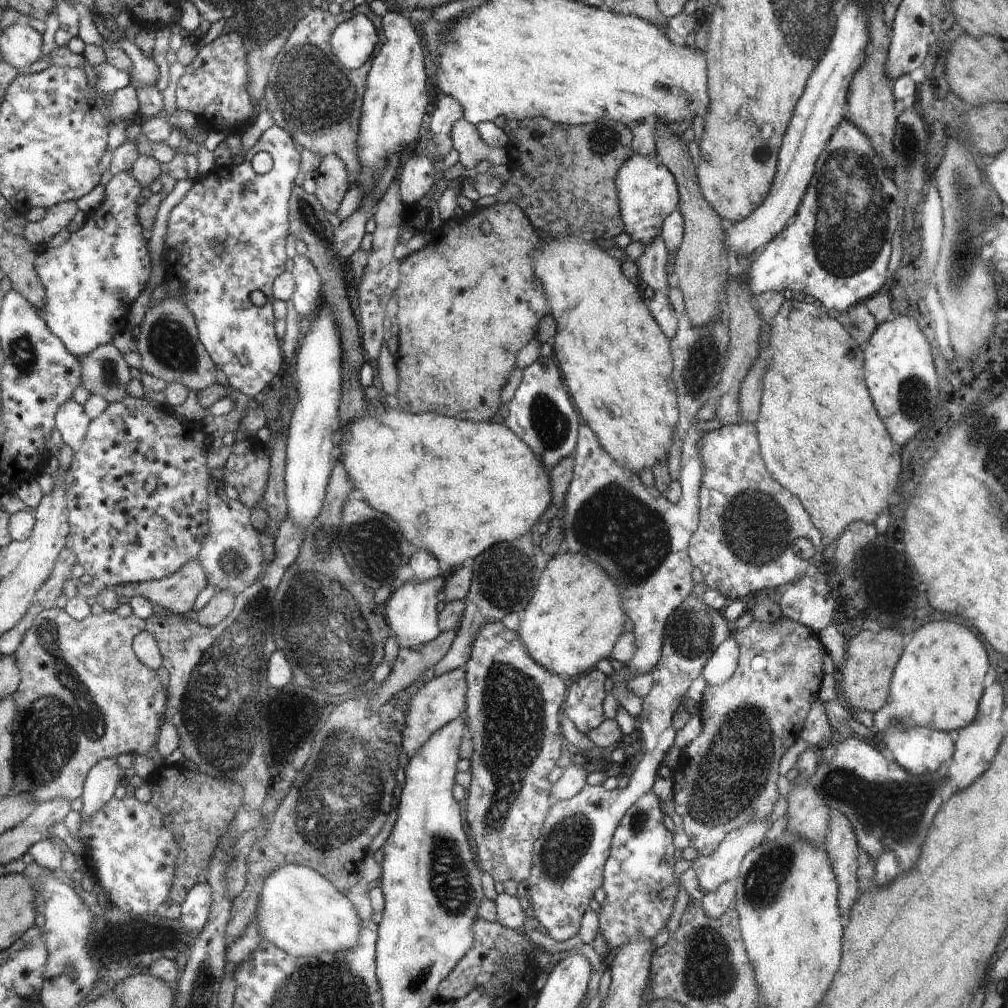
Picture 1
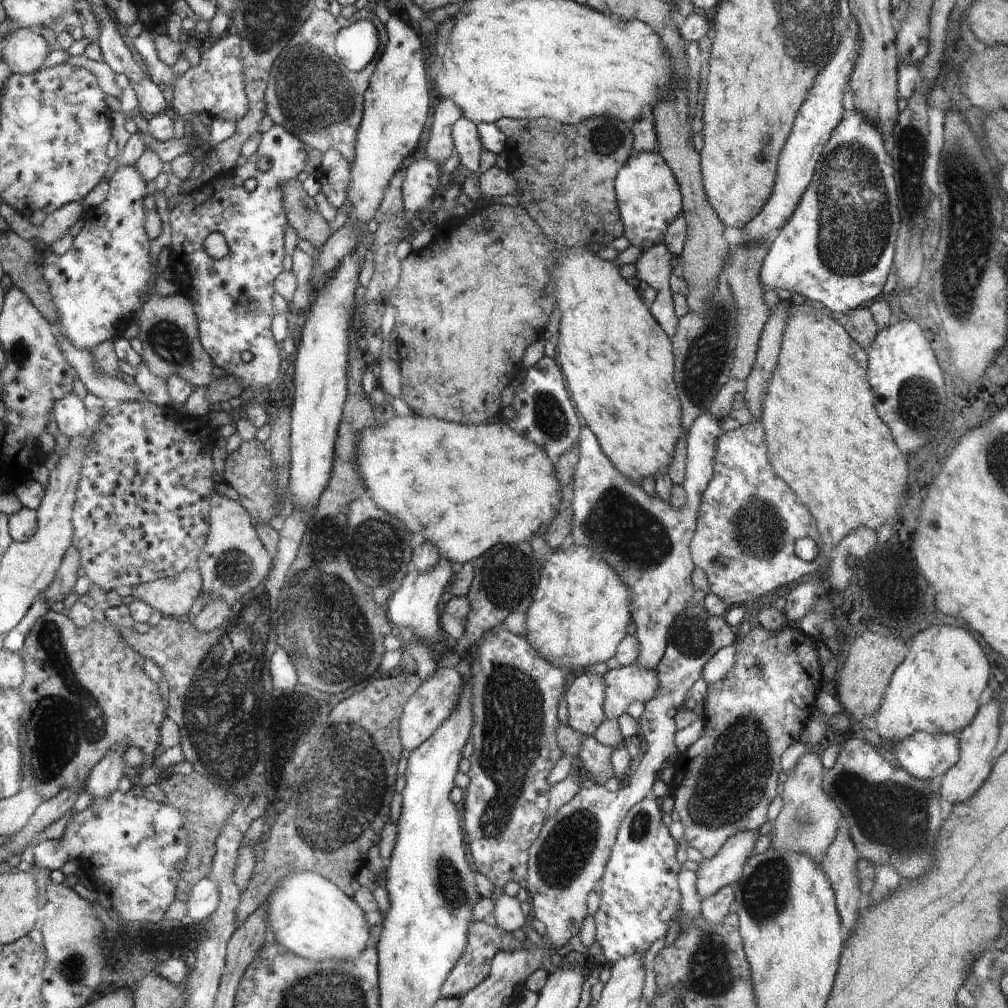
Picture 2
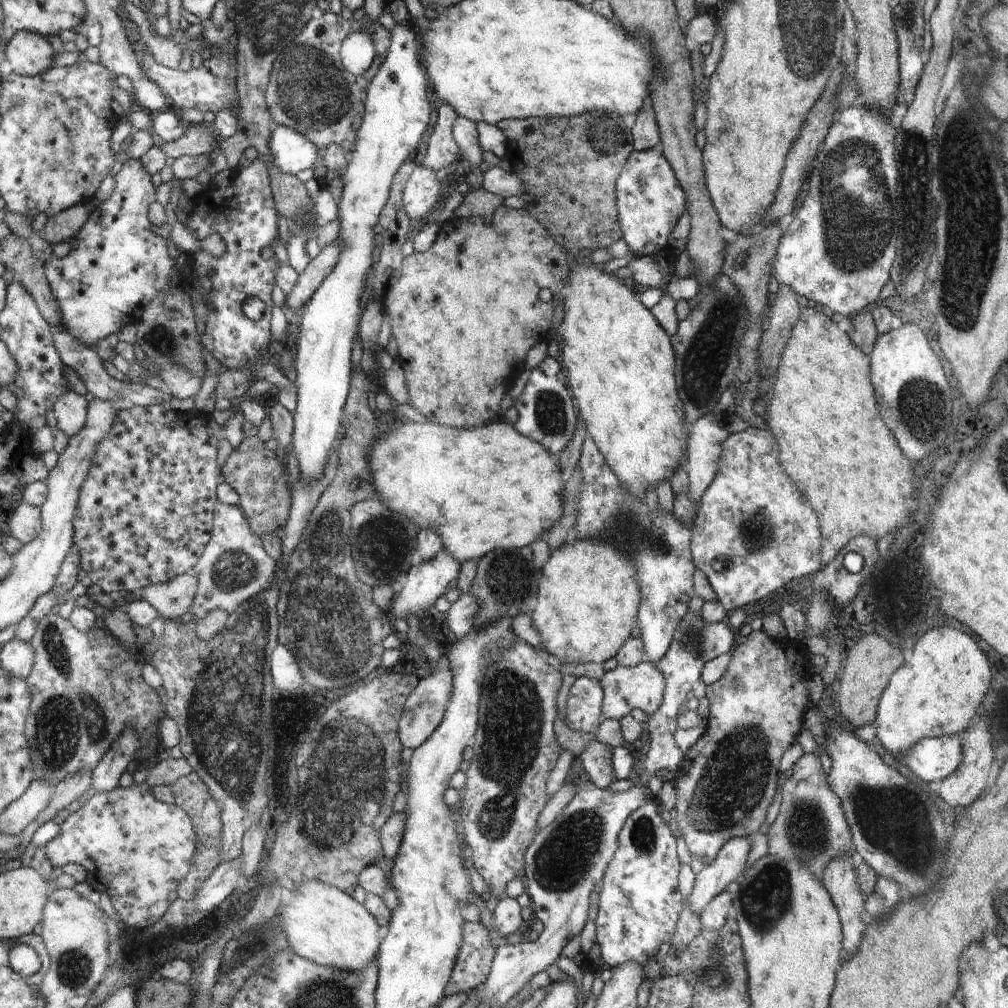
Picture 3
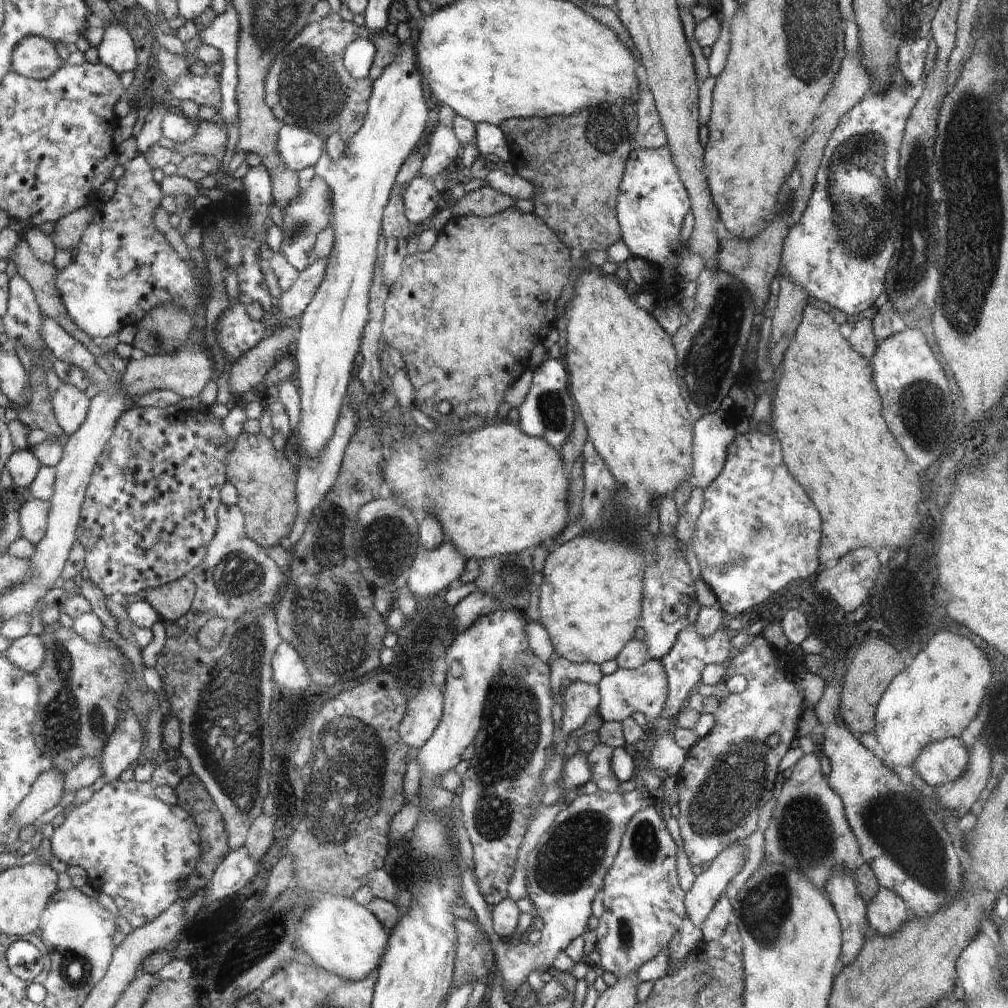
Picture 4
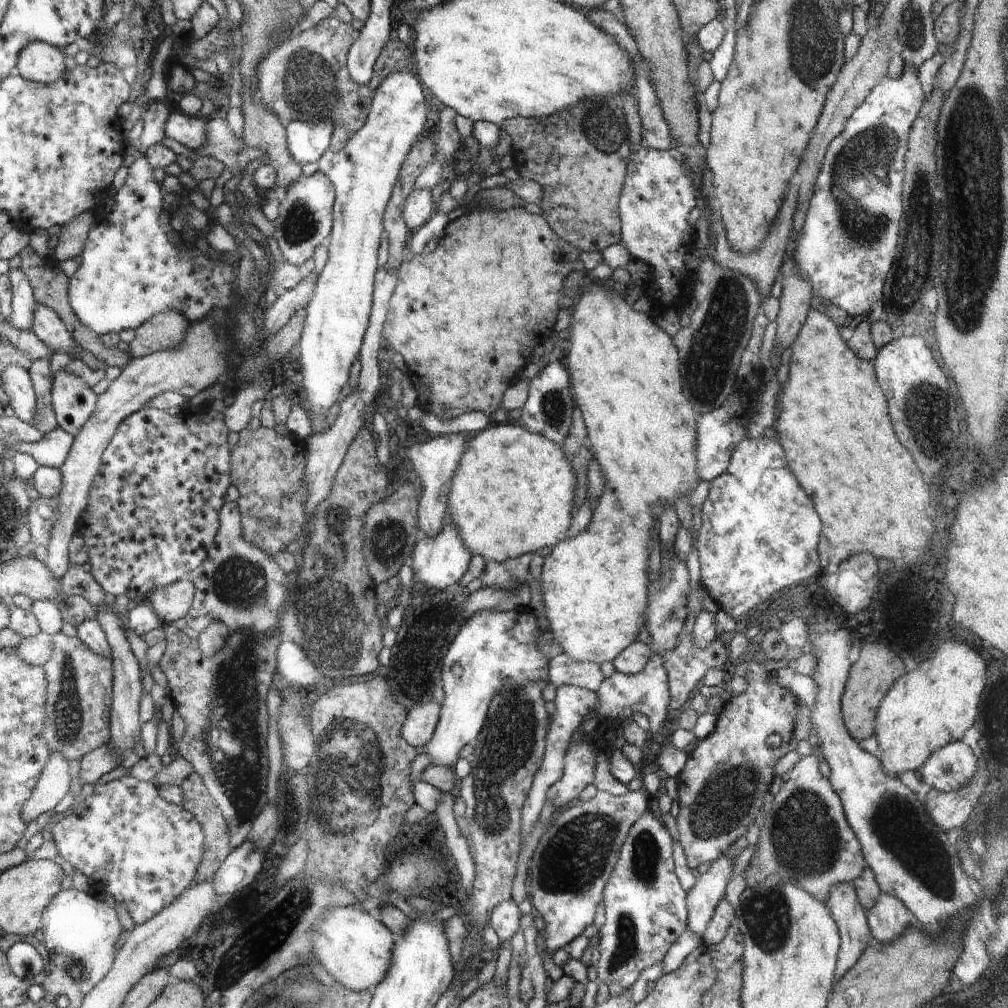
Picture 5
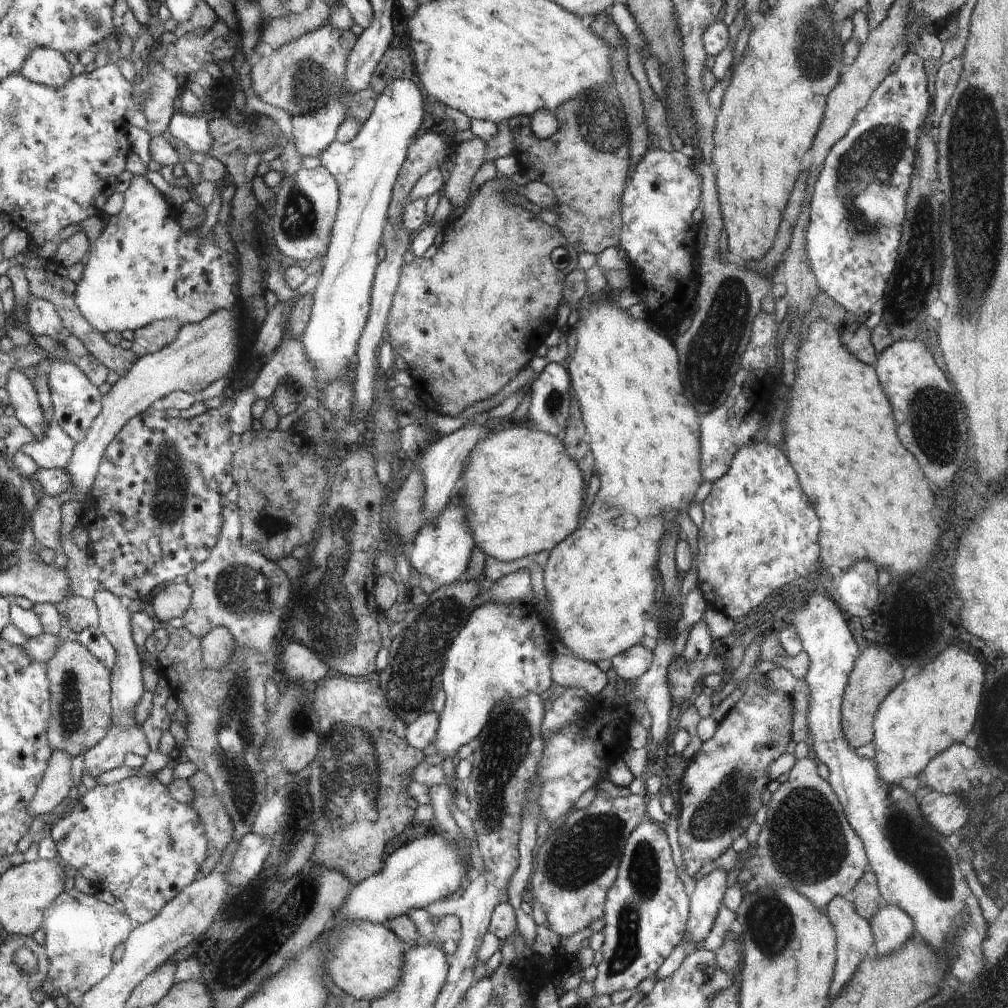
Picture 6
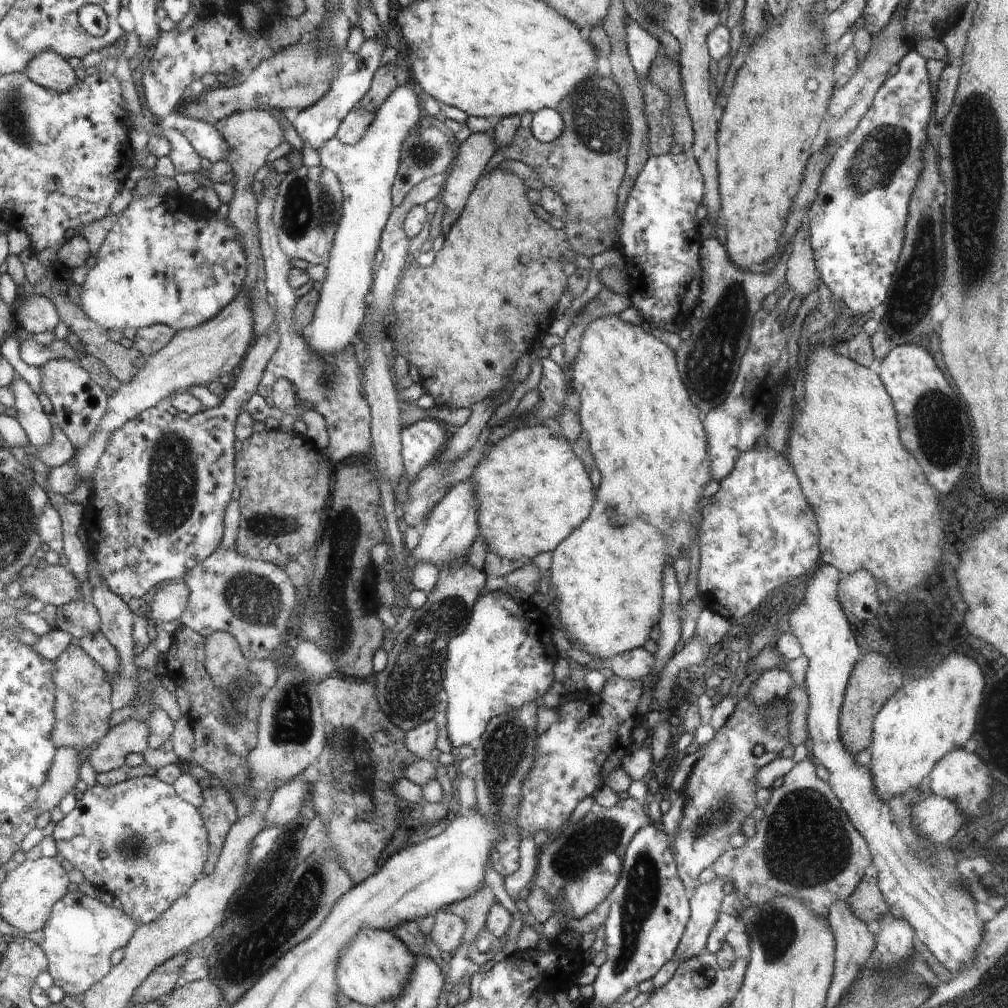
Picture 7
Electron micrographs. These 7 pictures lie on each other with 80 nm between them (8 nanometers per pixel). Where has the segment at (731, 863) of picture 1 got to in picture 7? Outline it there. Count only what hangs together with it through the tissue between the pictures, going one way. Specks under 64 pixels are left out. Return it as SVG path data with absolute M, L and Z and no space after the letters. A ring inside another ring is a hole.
M716 876L706 884L694 888L691 899L691 921L687 923L687 933L676 950L680 961L699 957L710 940L712 930L721 914L721 903L725 897L723 886L725 879Z

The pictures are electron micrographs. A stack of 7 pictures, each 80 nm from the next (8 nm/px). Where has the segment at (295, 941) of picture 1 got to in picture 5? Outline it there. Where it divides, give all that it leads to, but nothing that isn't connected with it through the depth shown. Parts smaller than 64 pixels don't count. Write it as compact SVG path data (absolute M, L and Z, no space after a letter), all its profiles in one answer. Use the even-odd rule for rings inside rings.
M350 905L329 909L311 937L314 956L320 956L320 964L328 974L351 991L375 990L375 986L387 977L391 969L396 936L377 916L358 907Z

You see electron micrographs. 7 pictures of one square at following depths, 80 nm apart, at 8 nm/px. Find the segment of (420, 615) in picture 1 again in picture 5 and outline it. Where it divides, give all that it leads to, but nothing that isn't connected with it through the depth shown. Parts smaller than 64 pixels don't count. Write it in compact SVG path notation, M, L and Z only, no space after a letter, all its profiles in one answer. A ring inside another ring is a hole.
M445 522L444 528L440 530L438 536L421 535L419 541L414 547L410 566L413 571L416 583L422 584L424 591L429 592L443 591L450 584L454 584L454 578L465 578L467 569L470 568L471 551L464 546L464 539L460 538L459 530L456 530L452 524Z

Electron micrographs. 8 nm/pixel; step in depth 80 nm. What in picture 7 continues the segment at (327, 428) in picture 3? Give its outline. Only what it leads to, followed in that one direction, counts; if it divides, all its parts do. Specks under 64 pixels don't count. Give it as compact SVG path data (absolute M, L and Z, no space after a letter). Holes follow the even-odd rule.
M400 84L374 112L375 118L364 137L356 144L343 144L332 138L319 150L321 166L334 172L342 184L343 213L335 230L326 278L321 282L312 322L306 328L310 348L322 356L340 354L354 347L354 337L363 330L366 294L372 288L372 258L380 244L380 234L394 212L391 190L400 167L402 146L410 128L418 122L418 98Z

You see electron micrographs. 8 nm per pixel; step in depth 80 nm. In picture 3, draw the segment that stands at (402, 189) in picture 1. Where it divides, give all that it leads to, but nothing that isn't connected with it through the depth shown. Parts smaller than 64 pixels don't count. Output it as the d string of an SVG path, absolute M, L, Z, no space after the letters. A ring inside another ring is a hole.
M418 165L404 186L402 201L409 218L424 219L440 196L440 184L431 167Z

